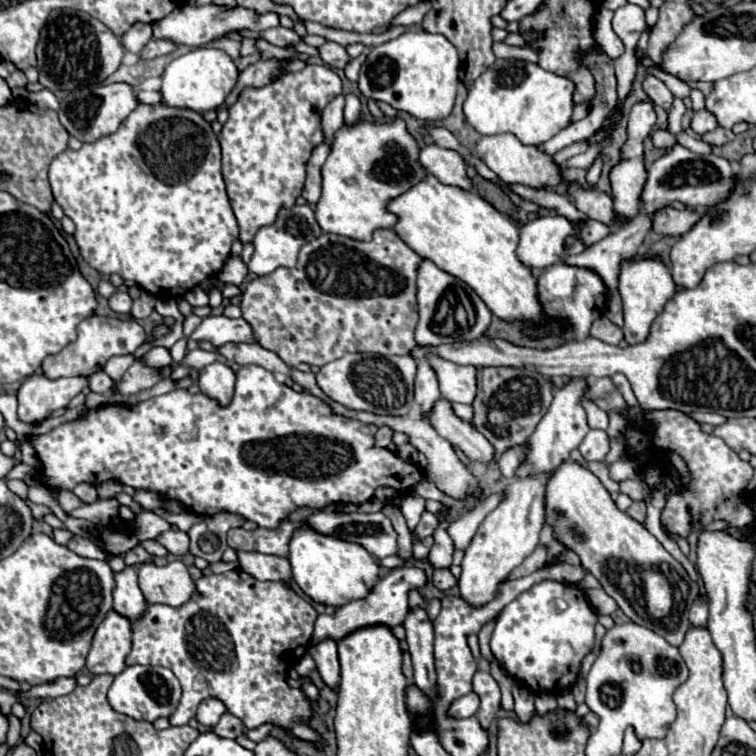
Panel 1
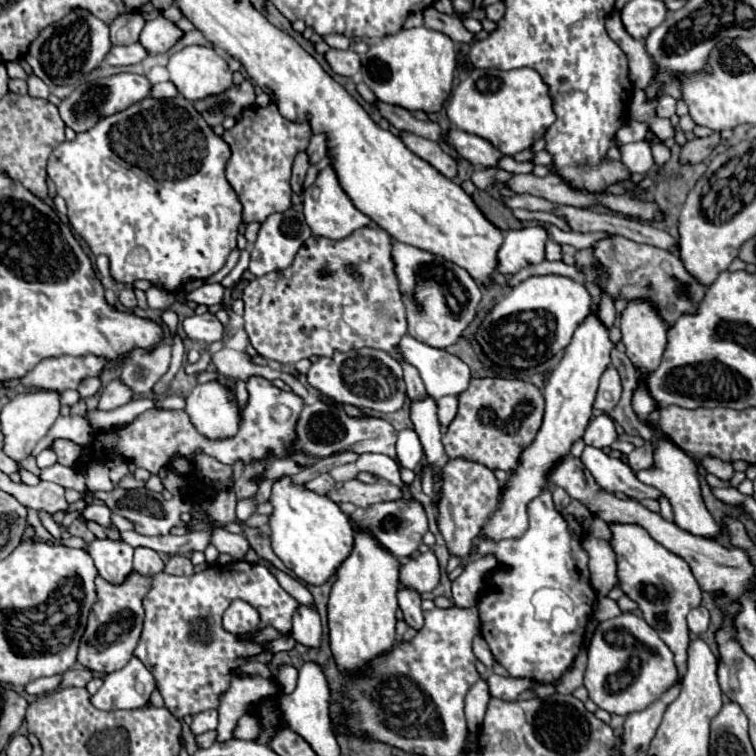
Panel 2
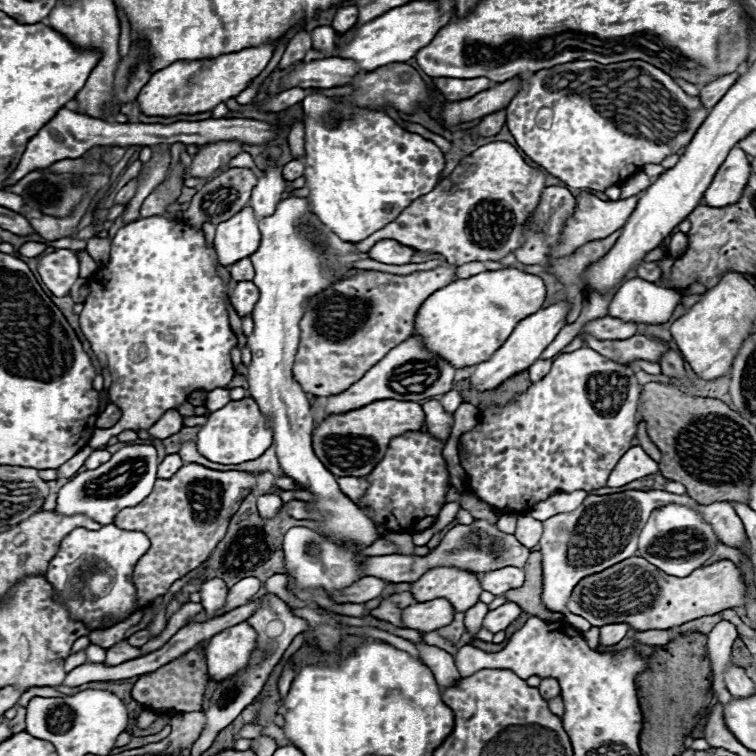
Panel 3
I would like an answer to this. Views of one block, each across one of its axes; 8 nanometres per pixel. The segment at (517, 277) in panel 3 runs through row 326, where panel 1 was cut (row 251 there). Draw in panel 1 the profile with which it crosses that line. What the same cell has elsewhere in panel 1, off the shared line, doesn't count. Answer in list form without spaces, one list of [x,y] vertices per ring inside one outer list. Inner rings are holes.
[[[426,174],[404,194],[392,198],[386,206],[398,216],[394,232],[422,258],[432,260],[444,272],[466,282],[502,320],[540,322],[544,318],[536,296],[536,280],[524,264],[518,264],[514,248],[518,246],[518,228],[508,216],[474,192],[438,182]]]

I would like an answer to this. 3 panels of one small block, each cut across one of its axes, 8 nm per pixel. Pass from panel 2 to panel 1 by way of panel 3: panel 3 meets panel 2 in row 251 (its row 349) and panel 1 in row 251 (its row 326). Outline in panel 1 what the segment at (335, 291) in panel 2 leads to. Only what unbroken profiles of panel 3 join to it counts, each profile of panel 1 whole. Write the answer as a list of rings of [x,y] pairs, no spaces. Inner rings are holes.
[[[386,228],[386,230],[376,230],[372,234],[370,242],[358,242],[358,240],[350,240],[346,236],[338,236],[338,234],[320,234],[318,238],[314,238],[312,242],[304,244],[298,256],[298,262],[294,268],[276,268],[272,274],[266,276],[258,276],[252,282],[246,284],[244,292],[242,292],[242,318],[252,326],[252,334],[254,340],[278,354],[288,366],[296,368],[298,364],[306,362],[310,366],[322,366],[328,364],[330,360],[336,360],[338,356],[342,356],[344,352],[374,352],[374,354],[382,354],[382,356],[390,356],[390,354],[400,354],[400,356],[410,356],[412,348],[416,346],[414,342],[414,328],[418,322],[418,304],[416,304],[416,270],[418,270],[418,260],[422,260],[408,244],[404,244],[394,230]]]

